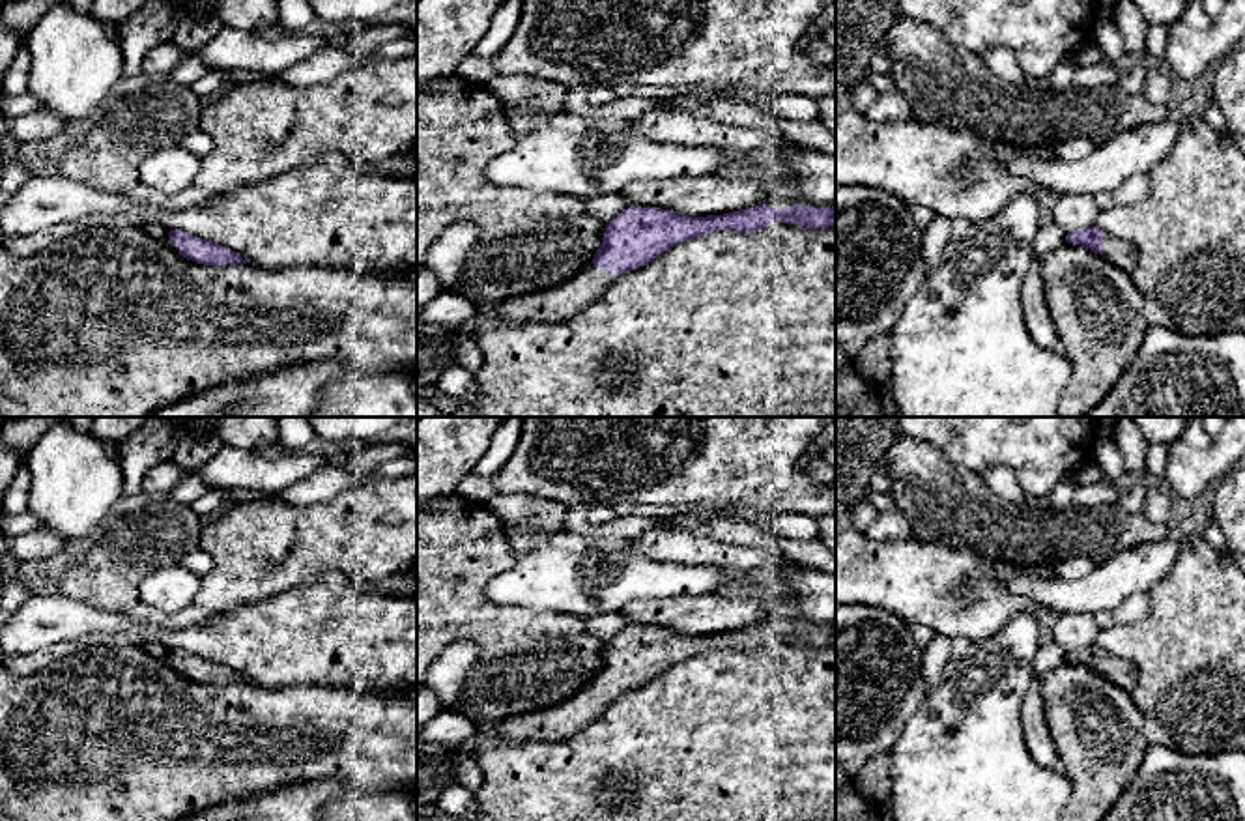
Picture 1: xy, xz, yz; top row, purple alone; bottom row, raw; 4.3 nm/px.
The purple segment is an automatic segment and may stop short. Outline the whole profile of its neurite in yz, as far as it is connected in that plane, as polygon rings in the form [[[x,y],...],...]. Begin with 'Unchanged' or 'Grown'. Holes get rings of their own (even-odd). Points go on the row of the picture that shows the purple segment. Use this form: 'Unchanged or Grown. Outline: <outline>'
Grown. Outline: [[[1095,226],[1077,230],[1066,236],[1066,241],[1073,245],[1082,245],[1094,252],[1103,254],[1107,260],[1114,262],[1127,273],[1133,271],[1138,258],[1138,252],[1131,243],[1105,234]]]

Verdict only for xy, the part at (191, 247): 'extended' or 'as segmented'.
extended

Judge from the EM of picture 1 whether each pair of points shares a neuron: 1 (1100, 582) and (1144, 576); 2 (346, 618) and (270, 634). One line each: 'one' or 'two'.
1: one
2: one

